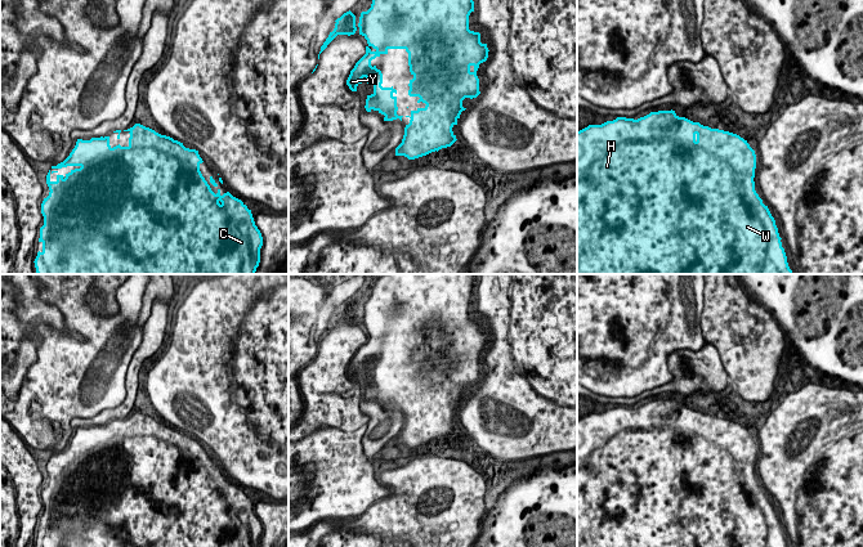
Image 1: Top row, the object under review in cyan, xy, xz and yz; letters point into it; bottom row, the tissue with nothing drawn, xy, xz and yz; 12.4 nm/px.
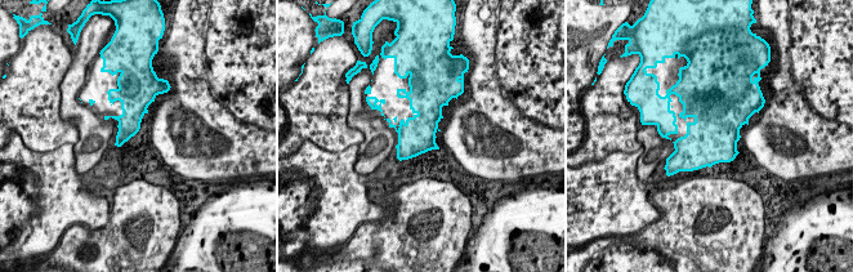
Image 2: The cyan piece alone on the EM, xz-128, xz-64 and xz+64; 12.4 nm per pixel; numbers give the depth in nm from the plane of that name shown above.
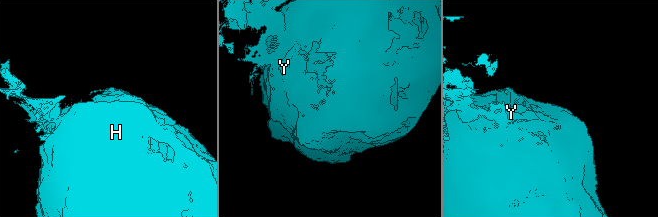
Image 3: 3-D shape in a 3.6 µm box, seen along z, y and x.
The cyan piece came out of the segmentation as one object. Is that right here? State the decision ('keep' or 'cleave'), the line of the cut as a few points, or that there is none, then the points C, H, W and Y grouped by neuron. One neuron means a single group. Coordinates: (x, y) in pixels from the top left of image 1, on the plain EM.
keep; cut none; groups C H W Y

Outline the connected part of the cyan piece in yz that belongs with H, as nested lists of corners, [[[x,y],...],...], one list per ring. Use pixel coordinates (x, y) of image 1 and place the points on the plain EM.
[[[658,399],[638,408],[617,405],[613,409],[607,409],[602,413],[589,413],[587,416],[577,420],[577,547],[787,547],[784,537],[782,535],[781,525],[775,508],[772,505],[768,494],[763,492],[763,488],[755,479],[755,457],[756,443],[750,435],[747,429],[737,422],[711,417],[703,414],[699,411],[693,411],[685,405],[679,405],[675,399]]]

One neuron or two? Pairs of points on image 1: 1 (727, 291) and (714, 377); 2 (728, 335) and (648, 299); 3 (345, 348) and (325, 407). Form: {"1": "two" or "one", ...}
{"1": "two", "2": "two", "3": "one"}

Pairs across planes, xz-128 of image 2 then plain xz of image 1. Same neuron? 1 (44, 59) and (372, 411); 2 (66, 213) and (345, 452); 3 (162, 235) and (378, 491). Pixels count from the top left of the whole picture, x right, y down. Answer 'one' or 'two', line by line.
1: two
2: one
3: two

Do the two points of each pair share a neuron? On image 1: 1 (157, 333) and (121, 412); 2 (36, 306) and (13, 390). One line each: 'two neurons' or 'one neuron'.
1: one neuron
2: one neuron

